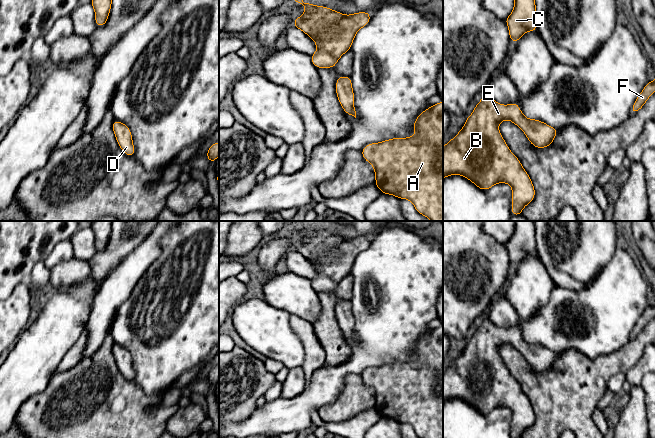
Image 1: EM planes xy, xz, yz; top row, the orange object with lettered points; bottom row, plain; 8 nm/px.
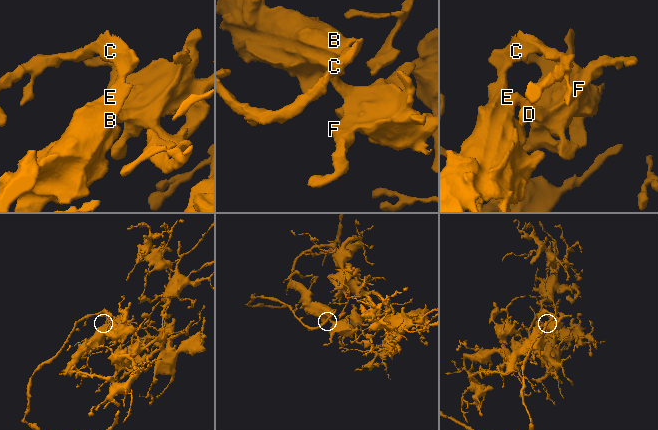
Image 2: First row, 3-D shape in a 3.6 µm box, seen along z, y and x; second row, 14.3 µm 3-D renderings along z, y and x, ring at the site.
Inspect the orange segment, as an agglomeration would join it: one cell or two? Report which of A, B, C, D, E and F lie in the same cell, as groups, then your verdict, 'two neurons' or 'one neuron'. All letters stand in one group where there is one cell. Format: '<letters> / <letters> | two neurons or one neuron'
A B C D E F | one neuron

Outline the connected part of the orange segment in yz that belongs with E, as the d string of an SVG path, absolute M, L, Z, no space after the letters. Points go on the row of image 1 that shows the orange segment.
M487 92L466 118L463 128L443 147L443 179L450 175L461 175L480 190L488 190L502 182L507 183L512 187L512 216L518 216L527 204L533 202L535 188L520 160L511 152L498 129L499 123L504 120L517 125L529 142L539 149L550 146L558 134L558 129L540 120L526 118L516 102L502 105L494 101Z

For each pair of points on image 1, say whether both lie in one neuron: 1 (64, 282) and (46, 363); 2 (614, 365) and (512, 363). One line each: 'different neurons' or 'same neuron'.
1: different neurons
2: same neuron

